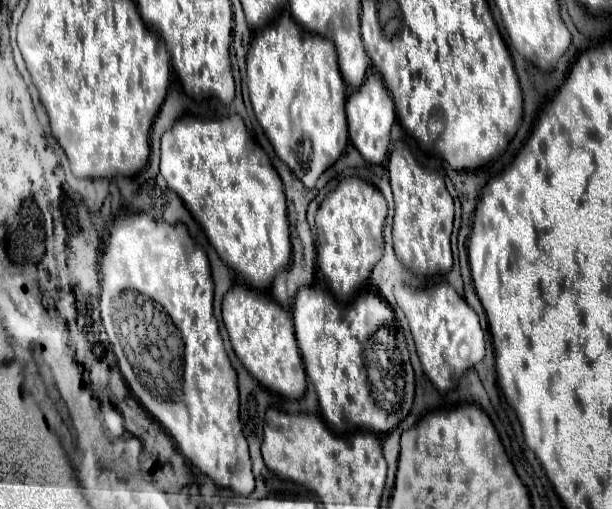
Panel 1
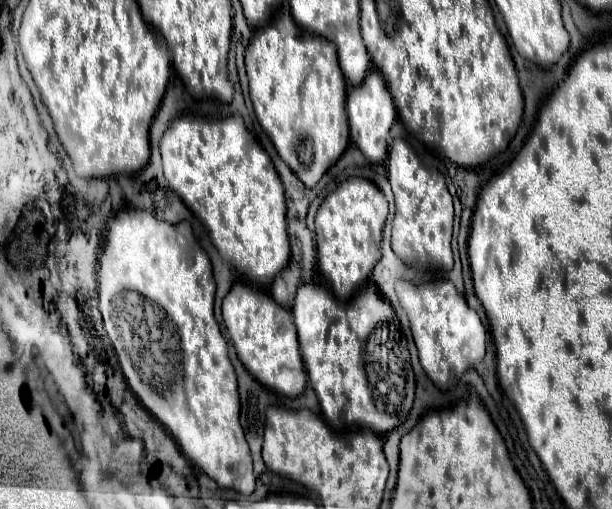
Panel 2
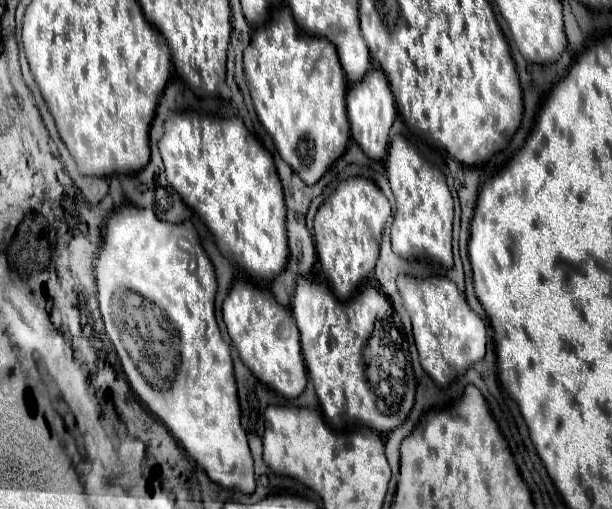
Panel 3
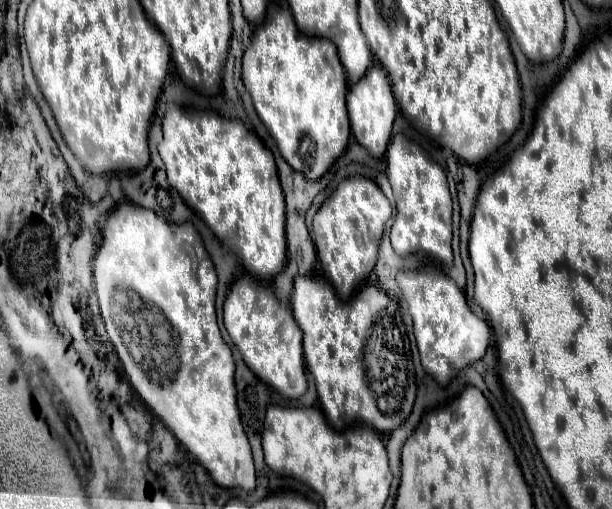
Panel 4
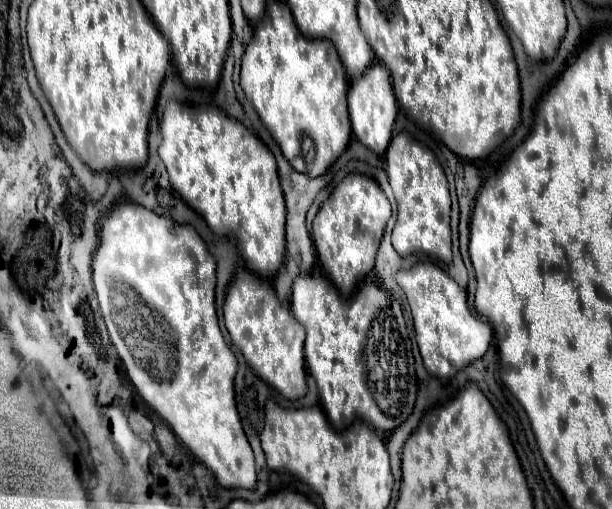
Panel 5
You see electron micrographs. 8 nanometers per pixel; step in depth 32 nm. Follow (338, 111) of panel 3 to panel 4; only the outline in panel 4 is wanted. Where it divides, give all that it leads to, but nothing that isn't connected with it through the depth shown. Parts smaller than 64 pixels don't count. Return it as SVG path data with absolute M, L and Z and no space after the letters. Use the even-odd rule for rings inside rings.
M286 4L270 6L266 20L268 22L262 22L254 30L254 38L244 52L244 62L242 62L244 86L252 96L254 108L262 124L276 140L284 160L288 160L288 164L296 168L296 172L308 176L308 180L318 180L344 152L350 138L350 122L346 114L346 88L348 88L346 74L338 60L336 46L330 40L310 38L298 32Z

